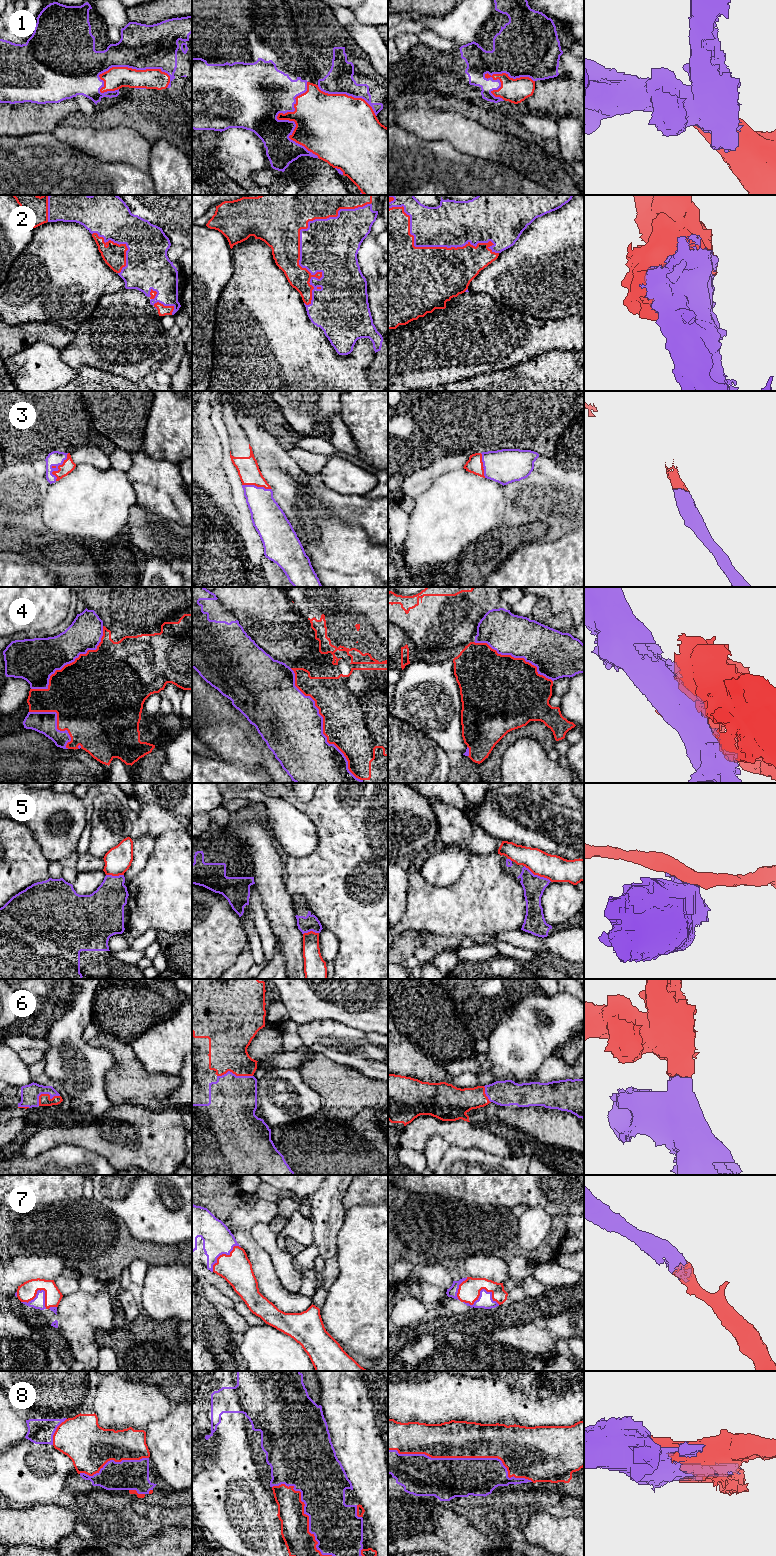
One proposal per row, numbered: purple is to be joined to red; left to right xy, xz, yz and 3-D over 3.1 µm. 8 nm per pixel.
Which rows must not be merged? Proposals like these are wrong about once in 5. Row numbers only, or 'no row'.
4, 5

